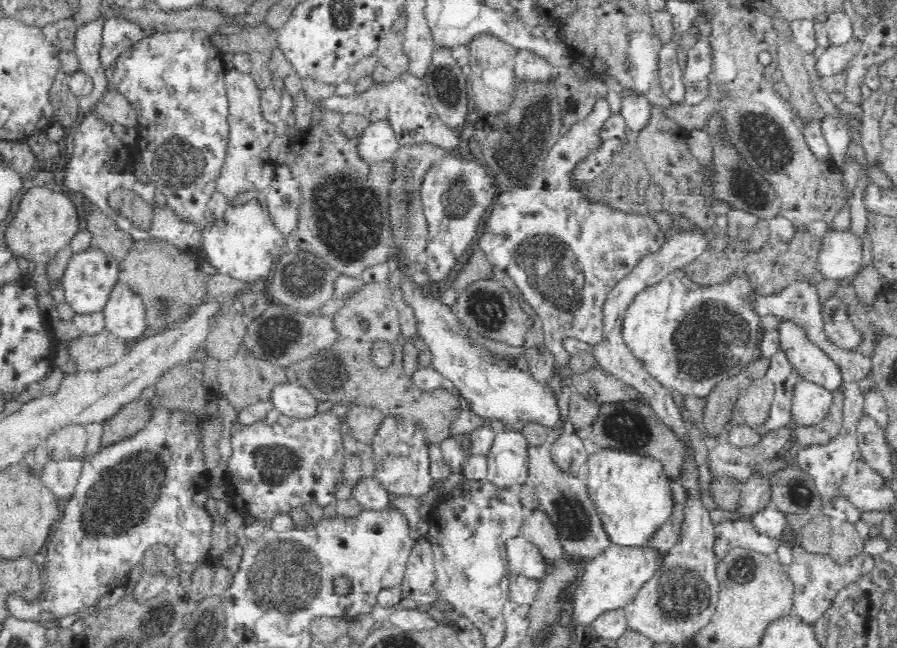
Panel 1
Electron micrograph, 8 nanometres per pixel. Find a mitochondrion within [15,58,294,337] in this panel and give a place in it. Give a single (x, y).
(182, 161)

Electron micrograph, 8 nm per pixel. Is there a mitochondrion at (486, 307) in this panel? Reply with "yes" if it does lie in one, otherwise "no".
yes

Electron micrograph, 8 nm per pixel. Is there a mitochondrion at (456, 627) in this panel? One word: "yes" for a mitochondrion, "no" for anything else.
no

